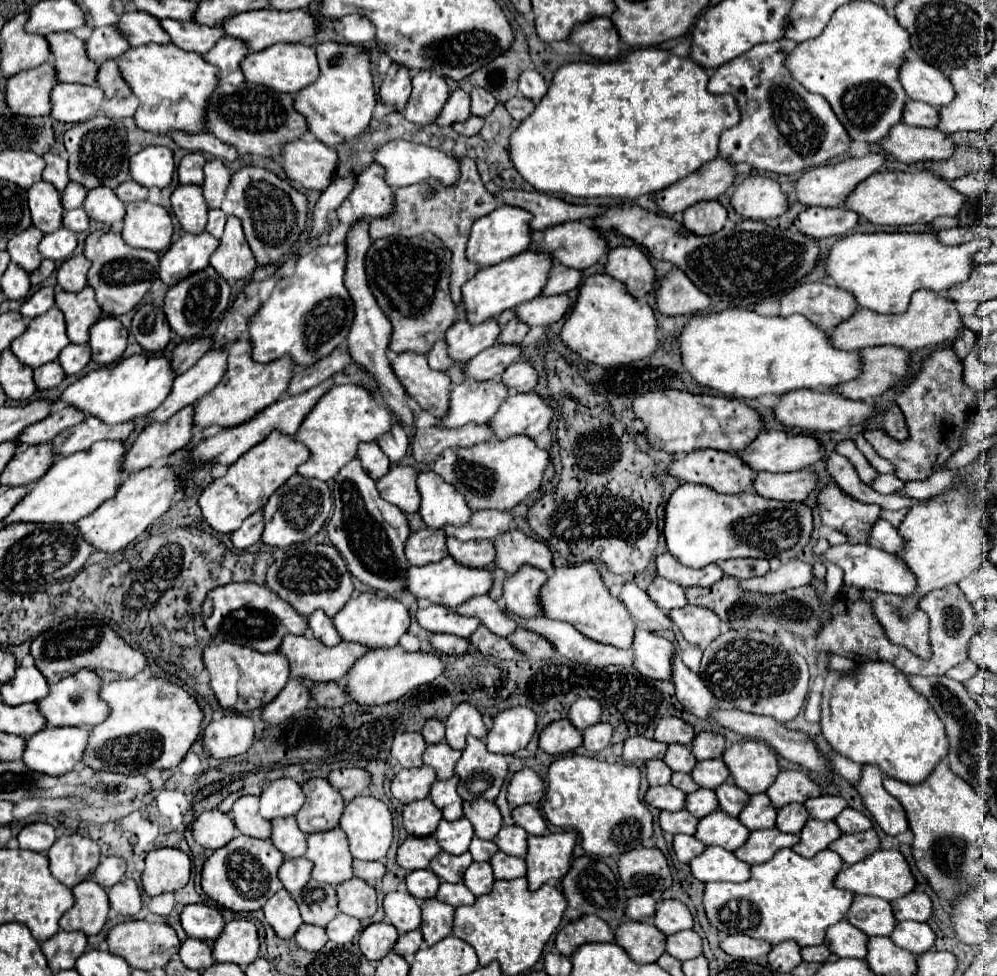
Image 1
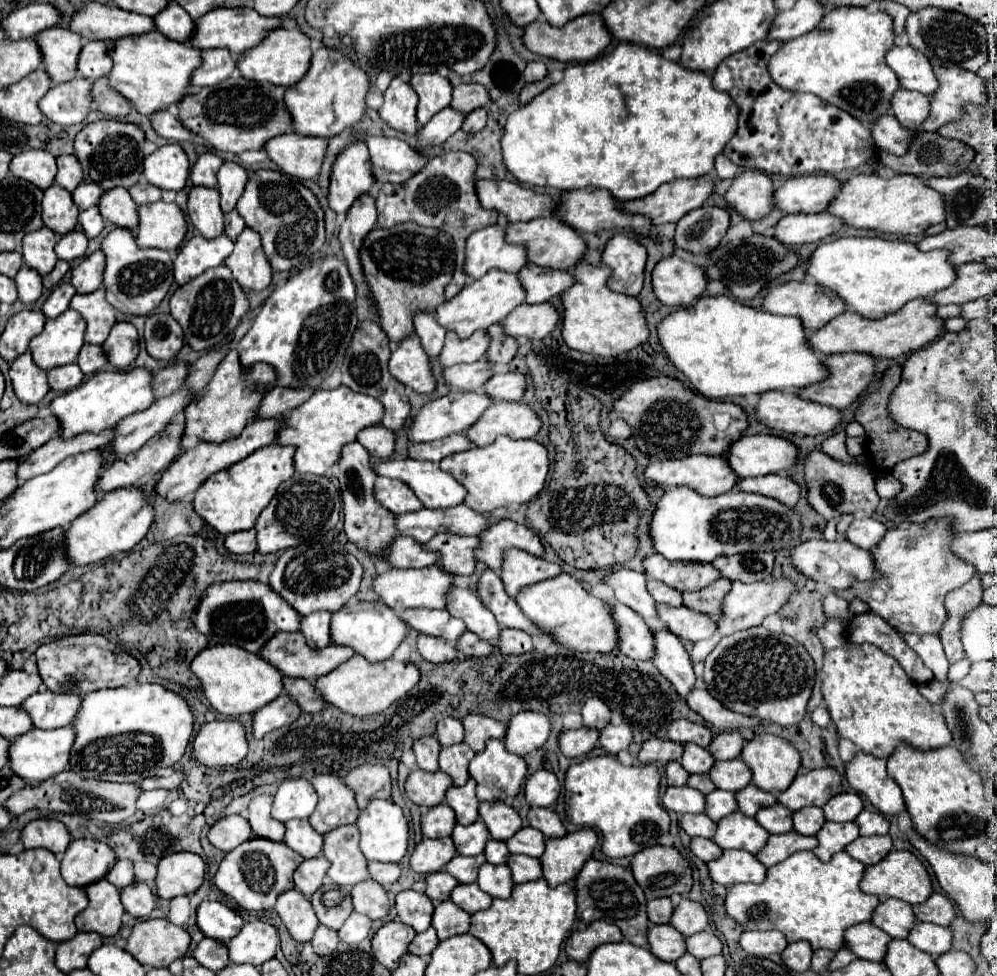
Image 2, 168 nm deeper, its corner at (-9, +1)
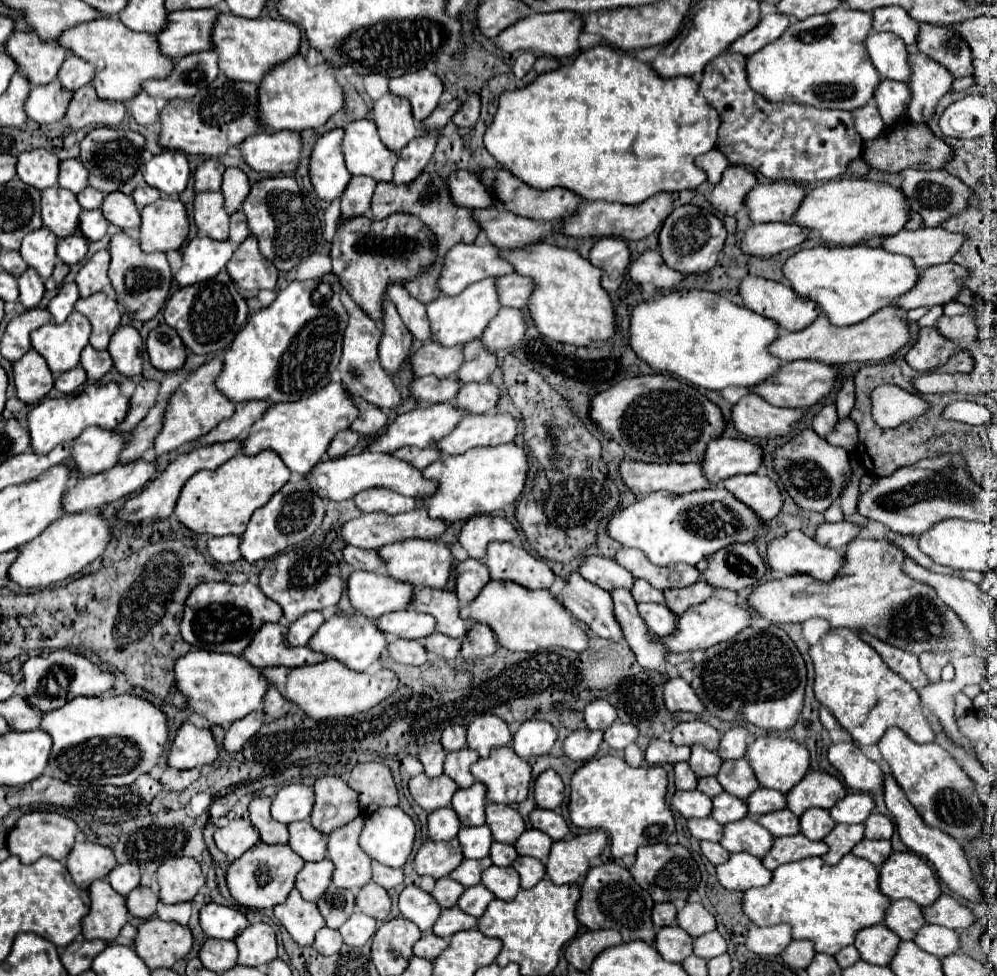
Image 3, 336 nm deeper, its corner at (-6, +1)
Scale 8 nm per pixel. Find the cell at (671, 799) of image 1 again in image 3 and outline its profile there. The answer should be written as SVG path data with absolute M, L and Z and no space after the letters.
M677 791L671 799L673 809L677 809L685 819L691 817L709 817L713 803L711 797L707 797L701 791Z

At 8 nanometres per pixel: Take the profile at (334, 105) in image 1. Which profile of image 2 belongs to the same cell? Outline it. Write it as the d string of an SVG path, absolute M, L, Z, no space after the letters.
M320 47L314 51L310 69L302 81L286 89L286 109L294 119L294 131L300 135L334 137L346 127L354 127L366 117L366 93L370 91L370 77L364 69L356 67L340 49Z

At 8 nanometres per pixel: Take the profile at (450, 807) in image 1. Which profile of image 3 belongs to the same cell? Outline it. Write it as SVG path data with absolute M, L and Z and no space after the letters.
M475 783L469 789L459 789L453 797L453 809L457 811L463 825L485 825L485 787Z

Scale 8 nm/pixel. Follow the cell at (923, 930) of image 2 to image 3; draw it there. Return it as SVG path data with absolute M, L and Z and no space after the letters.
M923 925L915 937L915 943L937 957L947 957L959 951L959 933L939 925Z

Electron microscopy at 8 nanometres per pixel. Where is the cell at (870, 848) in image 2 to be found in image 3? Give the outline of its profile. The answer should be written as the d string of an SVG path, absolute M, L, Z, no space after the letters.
M863 839L859 845L855 845L855 849L851 853L871 861L875 867L881 867L881 863L887 861L887 857L891 855L891 841L869 841L869 839Z

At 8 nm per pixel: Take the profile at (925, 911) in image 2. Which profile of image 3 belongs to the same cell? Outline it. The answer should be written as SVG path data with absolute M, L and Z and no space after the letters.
M941 895L933 905L923 907L921 911L923 911L927 923L943 925L943 927L949 927L949 929L955 929L955 931L967 929L977 921L973 911L969 907L961 905L951 895Z

